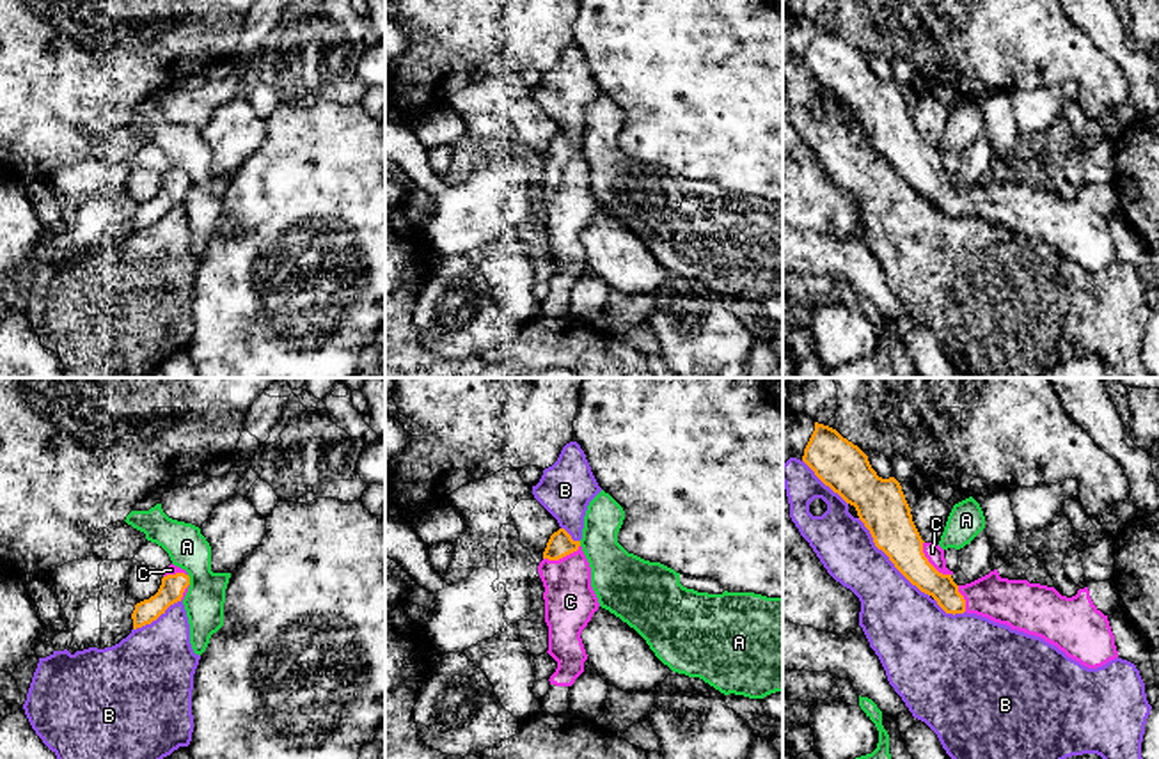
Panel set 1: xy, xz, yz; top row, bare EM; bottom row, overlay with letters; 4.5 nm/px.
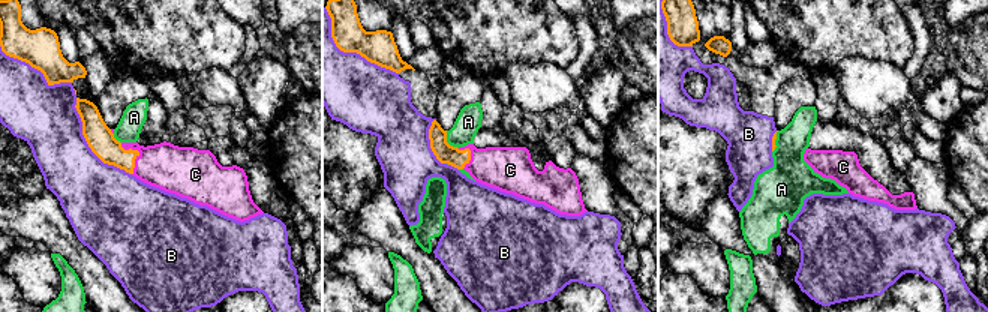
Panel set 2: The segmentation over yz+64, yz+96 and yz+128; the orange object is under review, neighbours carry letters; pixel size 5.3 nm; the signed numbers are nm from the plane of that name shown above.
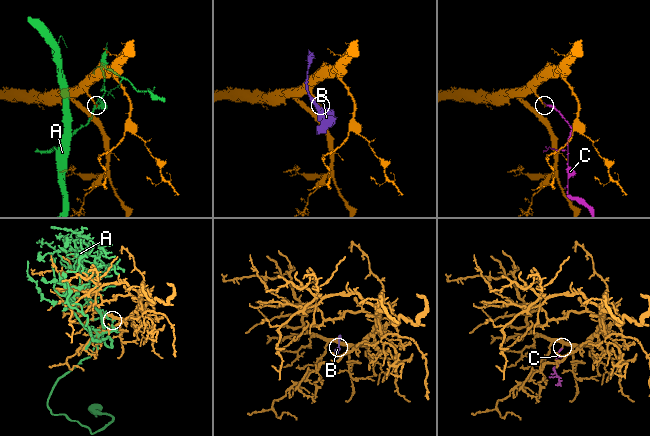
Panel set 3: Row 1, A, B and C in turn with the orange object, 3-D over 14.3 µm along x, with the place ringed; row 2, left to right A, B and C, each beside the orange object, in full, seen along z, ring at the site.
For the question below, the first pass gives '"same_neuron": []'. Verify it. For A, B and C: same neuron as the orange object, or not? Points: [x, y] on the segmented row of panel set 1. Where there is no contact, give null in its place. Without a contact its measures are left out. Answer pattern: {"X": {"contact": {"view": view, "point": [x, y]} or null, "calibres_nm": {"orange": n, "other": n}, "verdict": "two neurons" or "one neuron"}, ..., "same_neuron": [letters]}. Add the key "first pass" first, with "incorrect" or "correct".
{"first pass": "incorrect", "A": {"contact": {"view": "xy", "point": [189, 580]}, "calibres_nm": {"orange": 110, "other": 180}, "verdict": "two neurons"}, "B": {"contact": {"view": "yz", "point": [890, 559]}, "calibres_nm": {"orange": 220, "other": 320}, "verdict": "two neurons"}, "C": {"contact": {"view": "yz", "point": [929, 563]}, "calibres_nm": {"orange": 200, "other": 80}, "verdict": "one neuron"}, "same_neuron": ["C"]}

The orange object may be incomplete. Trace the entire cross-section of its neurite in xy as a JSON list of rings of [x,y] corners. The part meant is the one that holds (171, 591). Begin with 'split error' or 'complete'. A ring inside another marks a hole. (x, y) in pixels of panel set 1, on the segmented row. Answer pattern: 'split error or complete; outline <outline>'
split error; outline [[[170,564],[162,571],[162,585],[154,596],[149,599],[144,599],[135,605],[135,610],[131,614],[133,619],[133,630],[142,628],[146,624],[151,624],[156,621],[165,610],[183,601],[188,587],[190,587],[190,576],[185,569]]]

